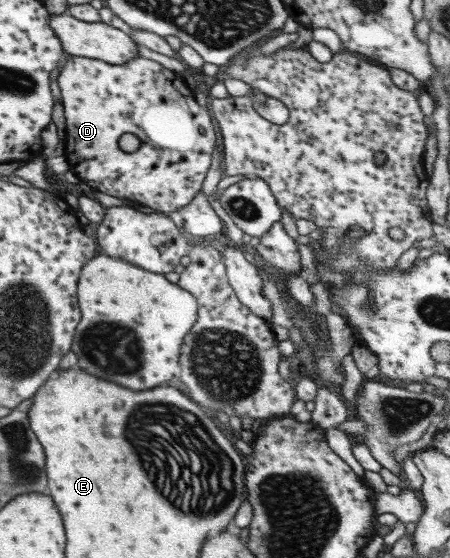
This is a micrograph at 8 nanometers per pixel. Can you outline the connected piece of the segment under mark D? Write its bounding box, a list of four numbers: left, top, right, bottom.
[53,57,216,213]

